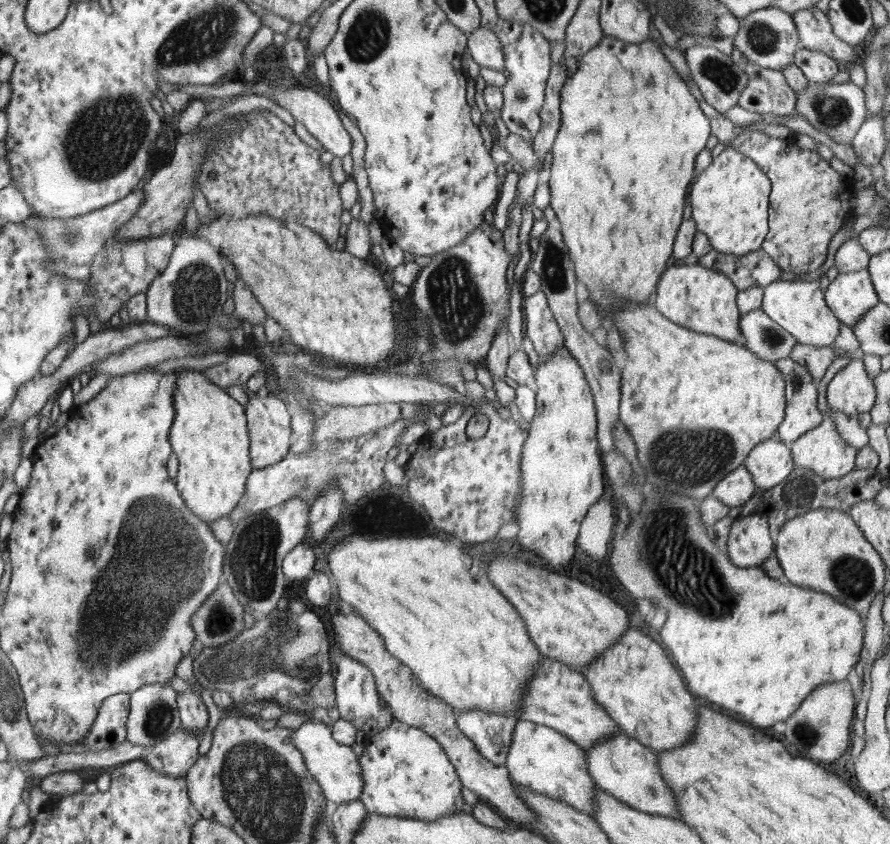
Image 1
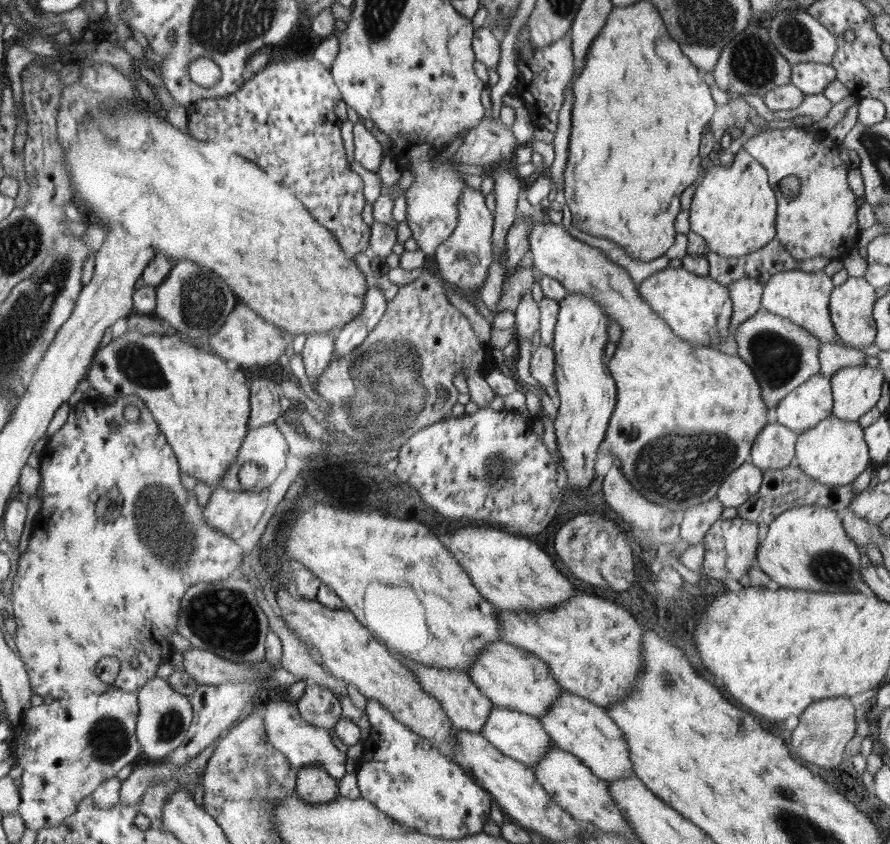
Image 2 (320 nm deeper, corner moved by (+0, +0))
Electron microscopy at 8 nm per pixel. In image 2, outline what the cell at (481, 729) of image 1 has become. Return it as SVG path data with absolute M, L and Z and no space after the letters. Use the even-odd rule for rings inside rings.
M406 657L400 658L400 661L413 671L423 690L440 703L454 730L466 730L470 734L481 734L484 724L490 718L490 710L492 710L493 703L471 681L471 677L466 671L424 666Z

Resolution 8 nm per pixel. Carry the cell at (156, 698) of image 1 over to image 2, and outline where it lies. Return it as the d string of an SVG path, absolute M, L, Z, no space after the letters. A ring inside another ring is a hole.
M152 678L137 692L140 716L137 718L137 738L141 740L142 753L149 758L162 758L181 746L192 723L193 710L189 697L176 692L165 679Z

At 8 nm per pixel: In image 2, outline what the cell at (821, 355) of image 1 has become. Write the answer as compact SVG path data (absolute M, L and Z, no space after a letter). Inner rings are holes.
M821 343L819 350L820 371L818 374L830 378L842 368L865 365L867 354L844 343Z

